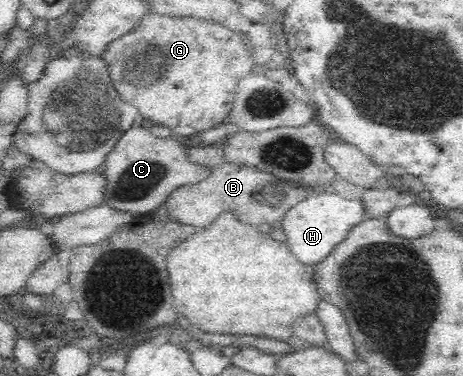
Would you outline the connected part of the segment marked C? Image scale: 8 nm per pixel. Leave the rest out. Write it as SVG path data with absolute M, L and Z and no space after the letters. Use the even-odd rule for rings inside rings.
M139 122L123 132L108 154L105 164L103 203L110 208L136 215L155 211L177 188L197 183L211 174L207 166L190 161L184 145L175 136L158 137Z

